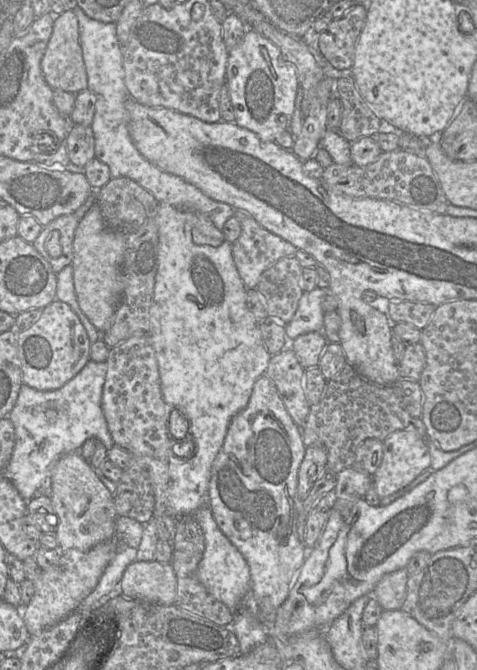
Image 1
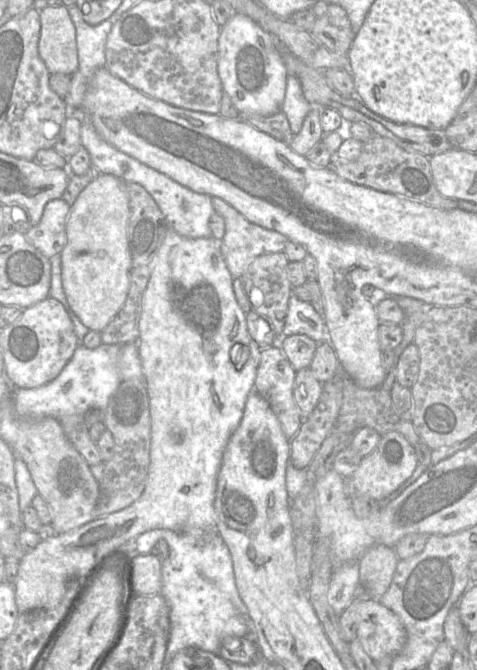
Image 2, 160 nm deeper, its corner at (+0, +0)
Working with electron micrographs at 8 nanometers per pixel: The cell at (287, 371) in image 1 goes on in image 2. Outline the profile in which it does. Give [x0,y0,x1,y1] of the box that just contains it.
[255,346,302,440]

